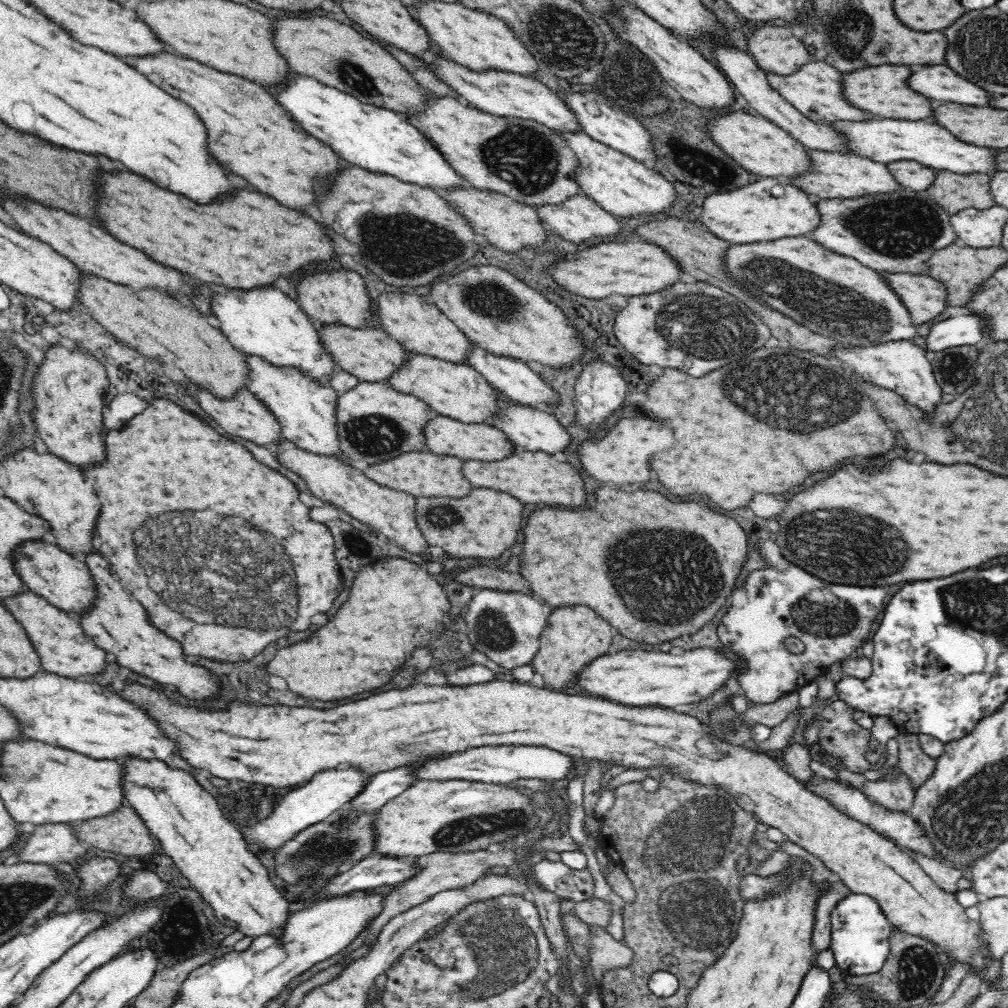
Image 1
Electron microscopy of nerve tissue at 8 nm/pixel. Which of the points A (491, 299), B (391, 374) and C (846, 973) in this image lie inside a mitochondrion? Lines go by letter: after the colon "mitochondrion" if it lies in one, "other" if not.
A: mitochondrion
B: other
C: other

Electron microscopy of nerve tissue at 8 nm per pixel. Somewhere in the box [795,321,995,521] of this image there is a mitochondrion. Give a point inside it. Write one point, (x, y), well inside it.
(957, 368)

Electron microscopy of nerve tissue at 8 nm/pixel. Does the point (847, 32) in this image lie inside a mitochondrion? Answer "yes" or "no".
yes

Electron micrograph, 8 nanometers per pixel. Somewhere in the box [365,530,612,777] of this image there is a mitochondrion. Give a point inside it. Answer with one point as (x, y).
(493, 630)

